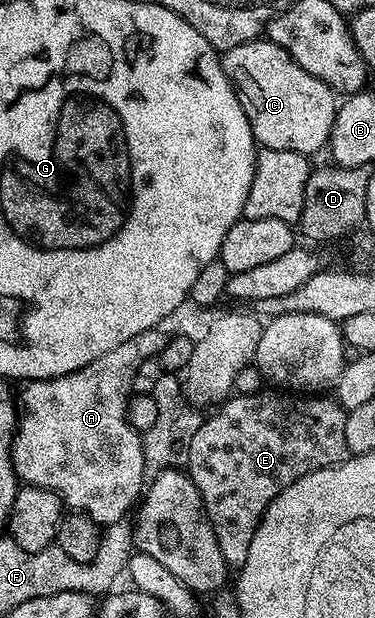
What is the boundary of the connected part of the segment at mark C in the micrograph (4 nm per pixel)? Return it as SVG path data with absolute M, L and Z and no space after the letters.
M268 38L249 40L221 53L222 69L238 95L255 141L262 148L318 152L330 143L336 93L320 78L308 74L280 46Z

